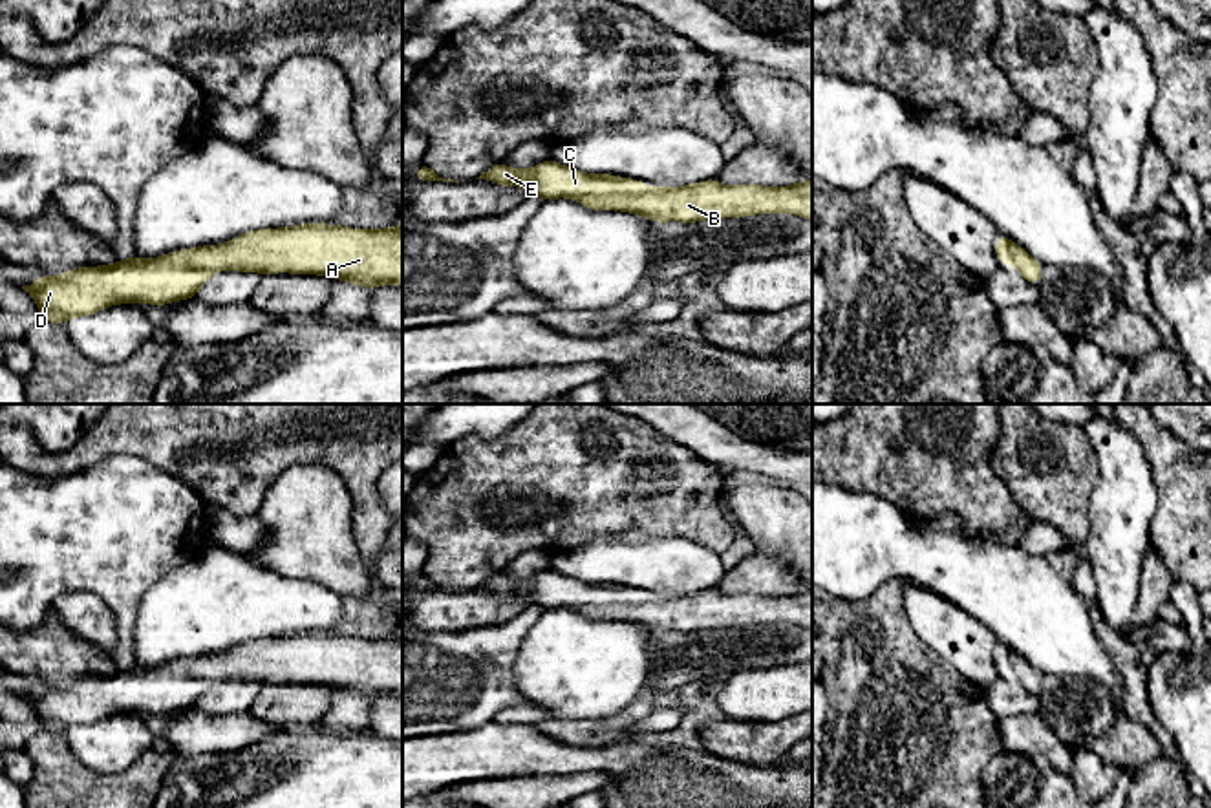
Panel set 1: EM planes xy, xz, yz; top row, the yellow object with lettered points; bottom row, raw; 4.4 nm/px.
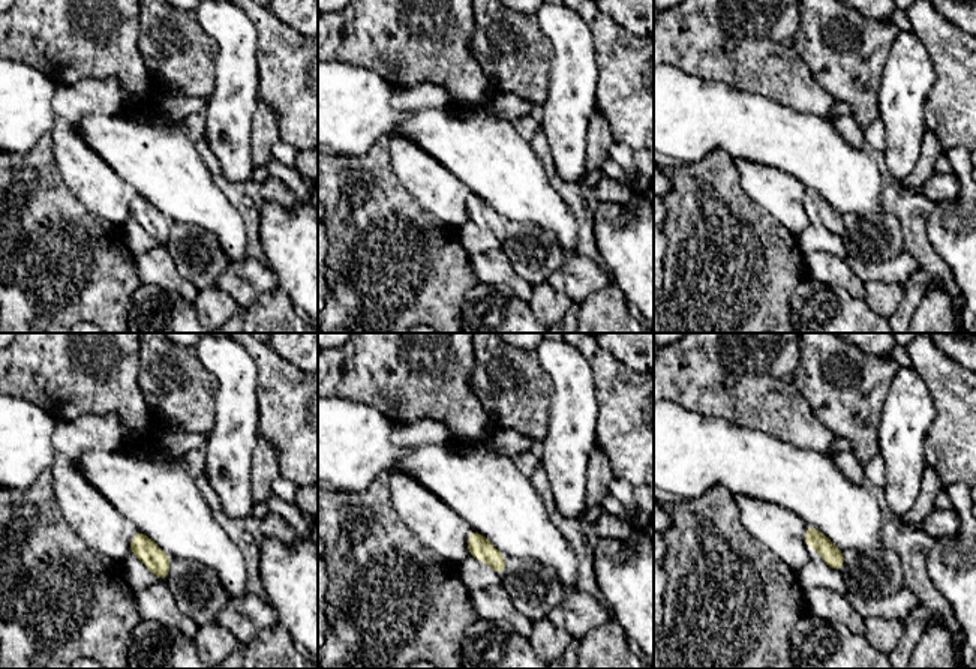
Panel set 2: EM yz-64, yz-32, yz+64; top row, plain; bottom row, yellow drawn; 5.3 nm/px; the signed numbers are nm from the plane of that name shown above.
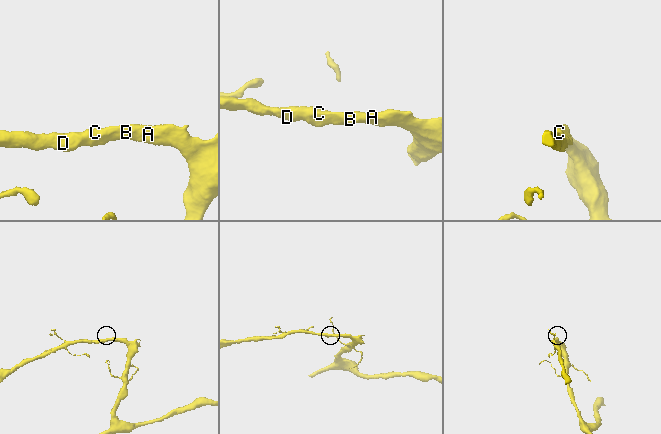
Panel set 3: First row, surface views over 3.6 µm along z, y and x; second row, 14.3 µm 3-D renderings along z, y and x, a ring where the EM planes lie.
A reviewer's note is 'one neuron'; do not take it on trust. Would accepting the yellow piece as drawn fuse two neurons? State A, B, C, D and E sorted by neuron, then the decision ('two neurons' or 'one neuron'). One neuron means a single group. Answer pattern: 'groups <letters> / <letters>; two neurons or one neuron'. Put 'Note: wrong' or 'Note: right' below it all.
groups A B C D E; one neuron
Note: right

